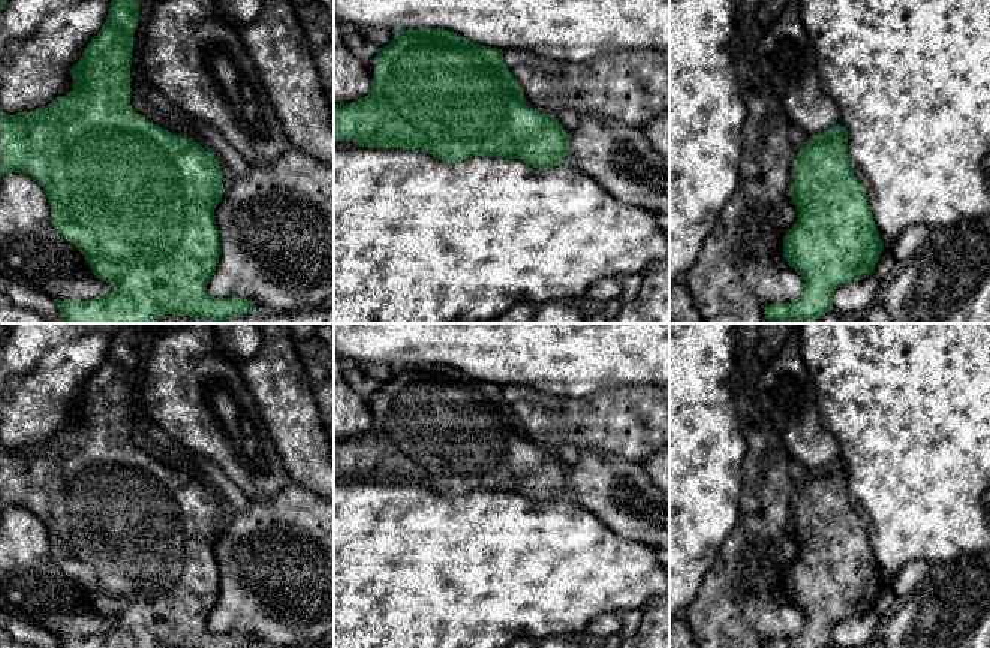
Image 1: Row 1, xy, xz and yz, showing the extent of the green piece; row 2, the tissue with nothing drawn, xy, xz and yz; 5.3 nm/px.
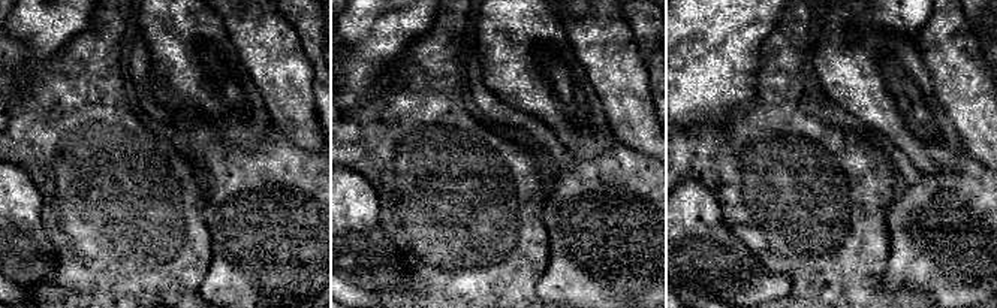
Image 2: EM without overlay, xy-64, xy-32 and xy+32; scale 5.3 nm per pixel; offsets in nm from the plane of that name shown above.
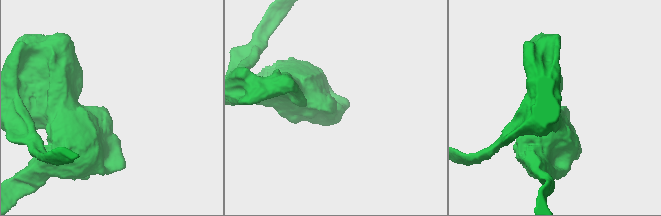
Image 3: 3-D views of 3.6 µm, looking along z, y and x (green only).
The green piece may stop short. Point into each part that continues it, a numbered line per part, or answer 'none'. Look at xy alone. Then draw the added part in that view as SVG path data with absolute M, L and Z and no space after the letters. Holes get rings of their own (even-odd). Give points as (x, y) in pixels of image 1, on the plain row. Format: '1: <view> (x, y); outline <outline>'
none

